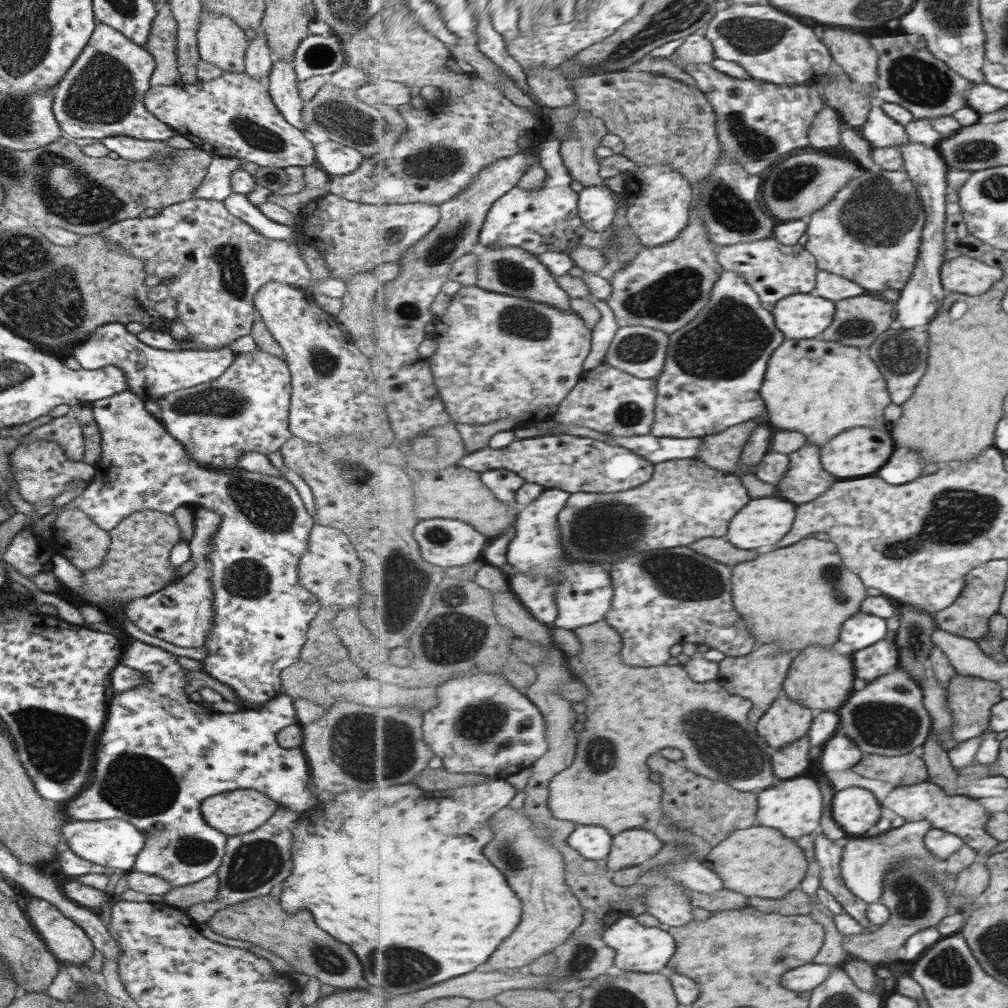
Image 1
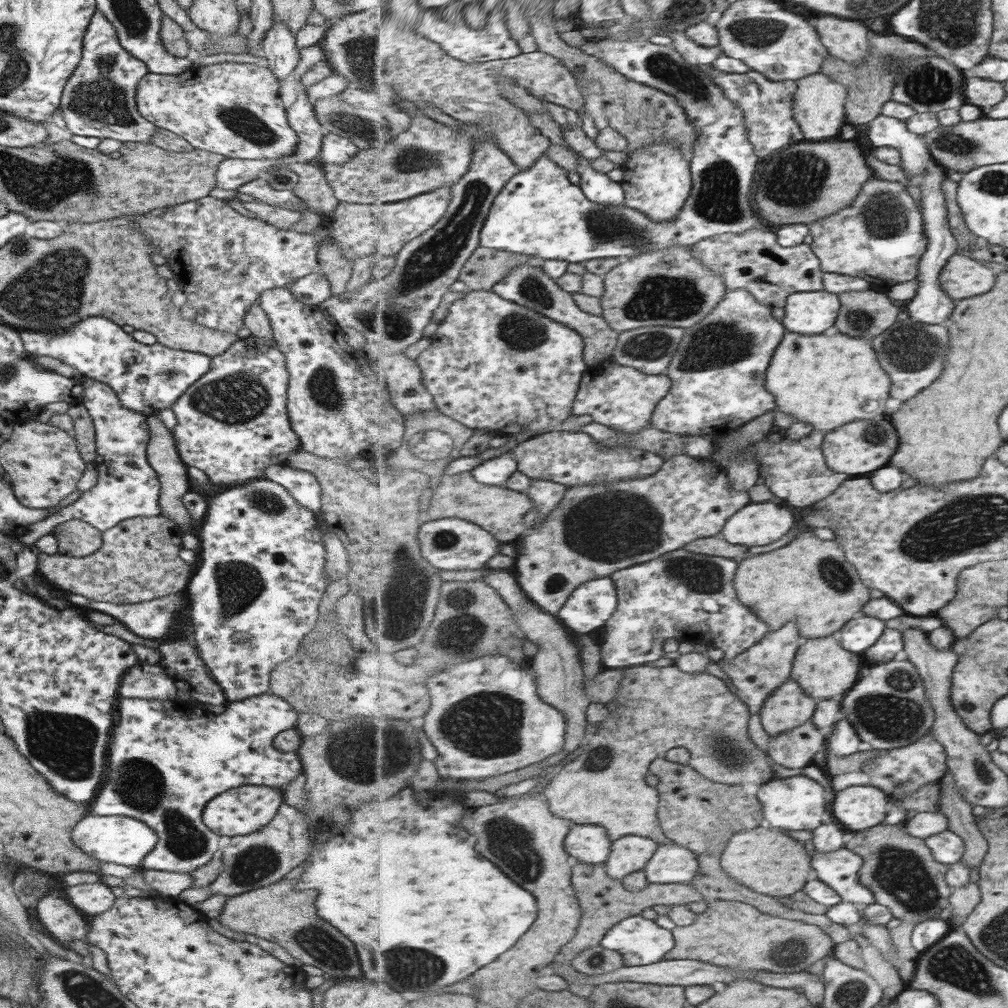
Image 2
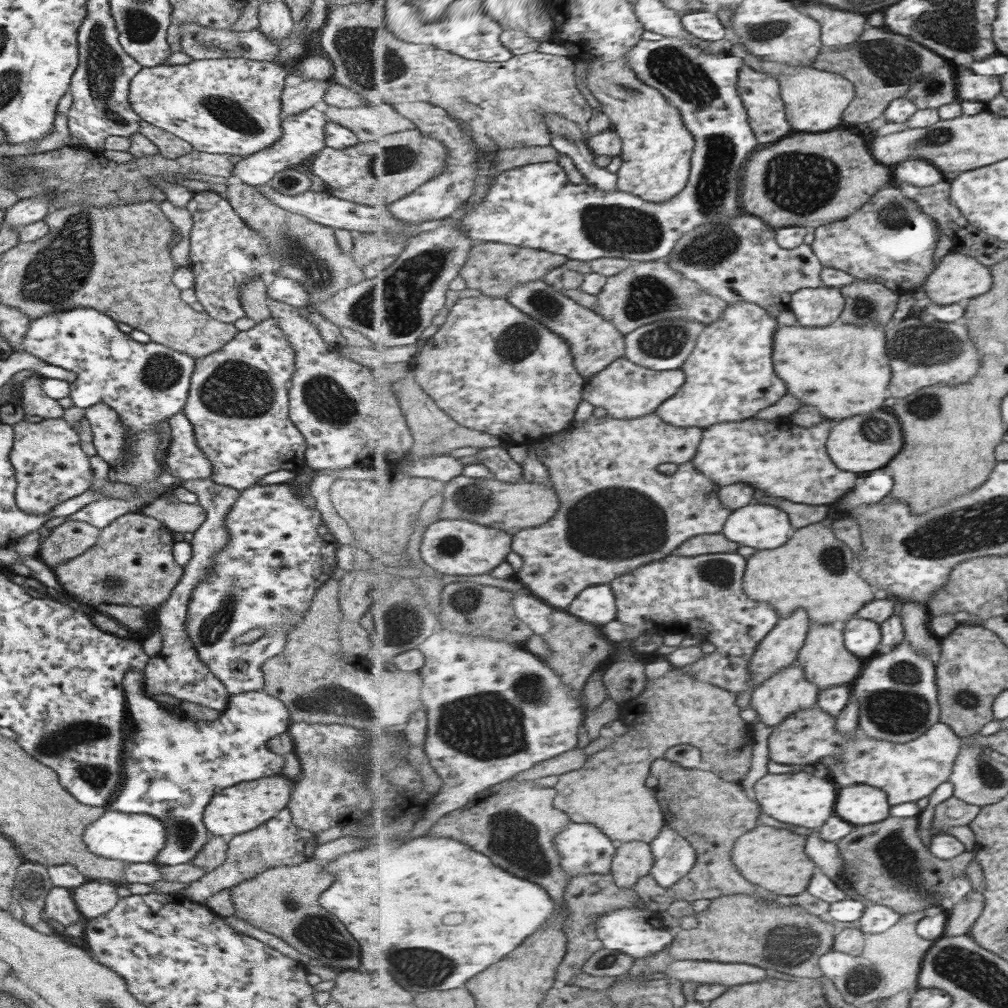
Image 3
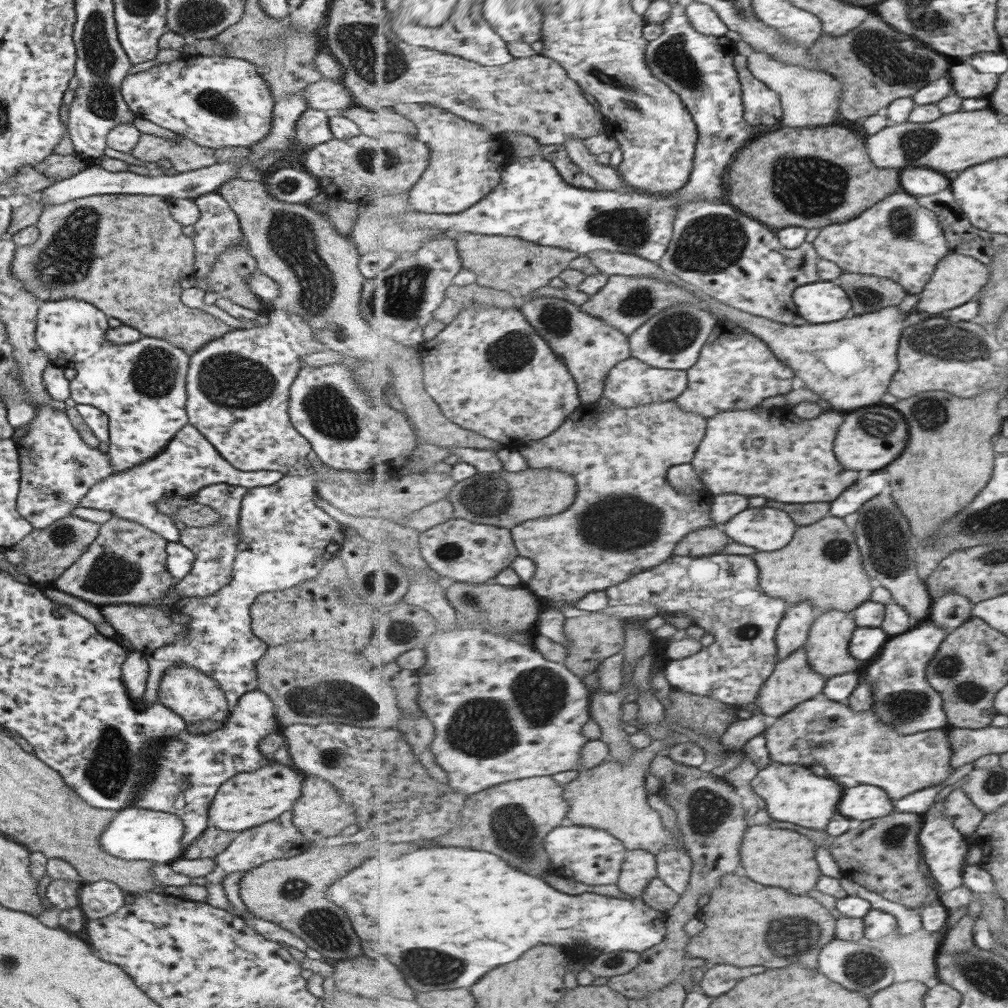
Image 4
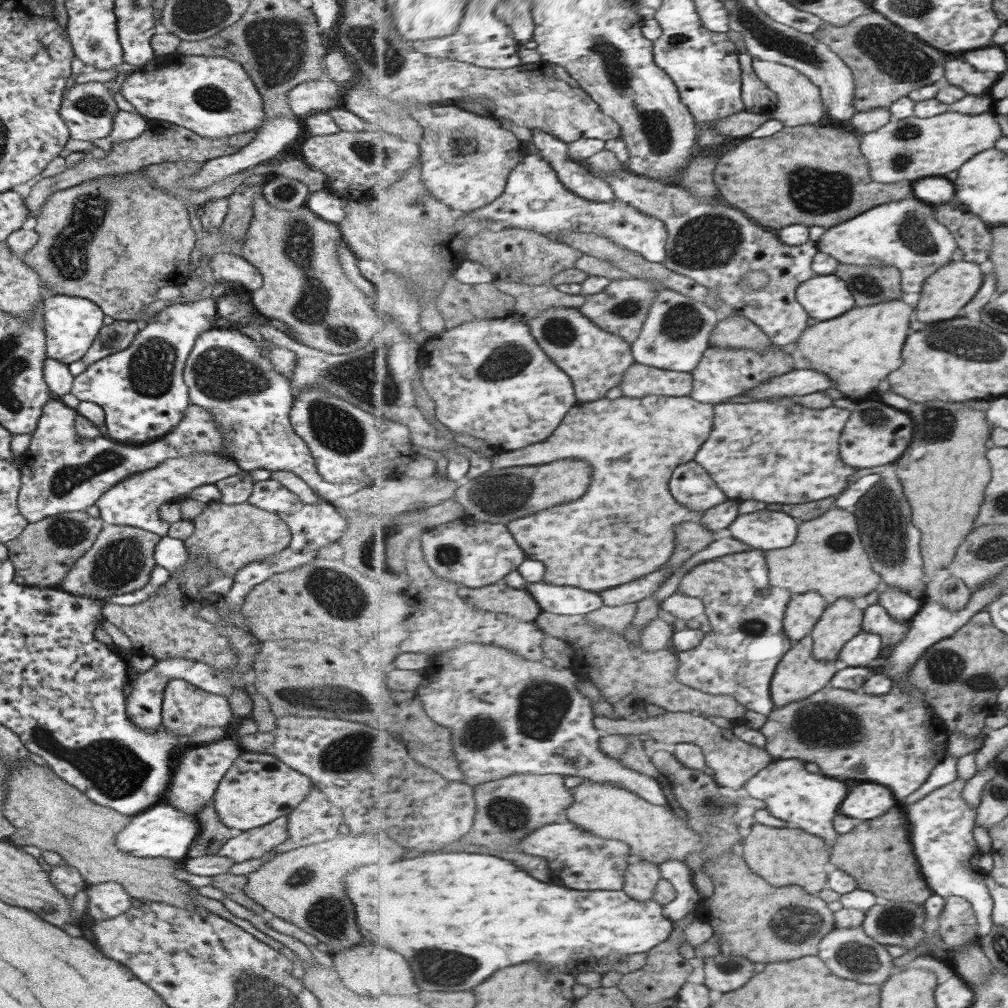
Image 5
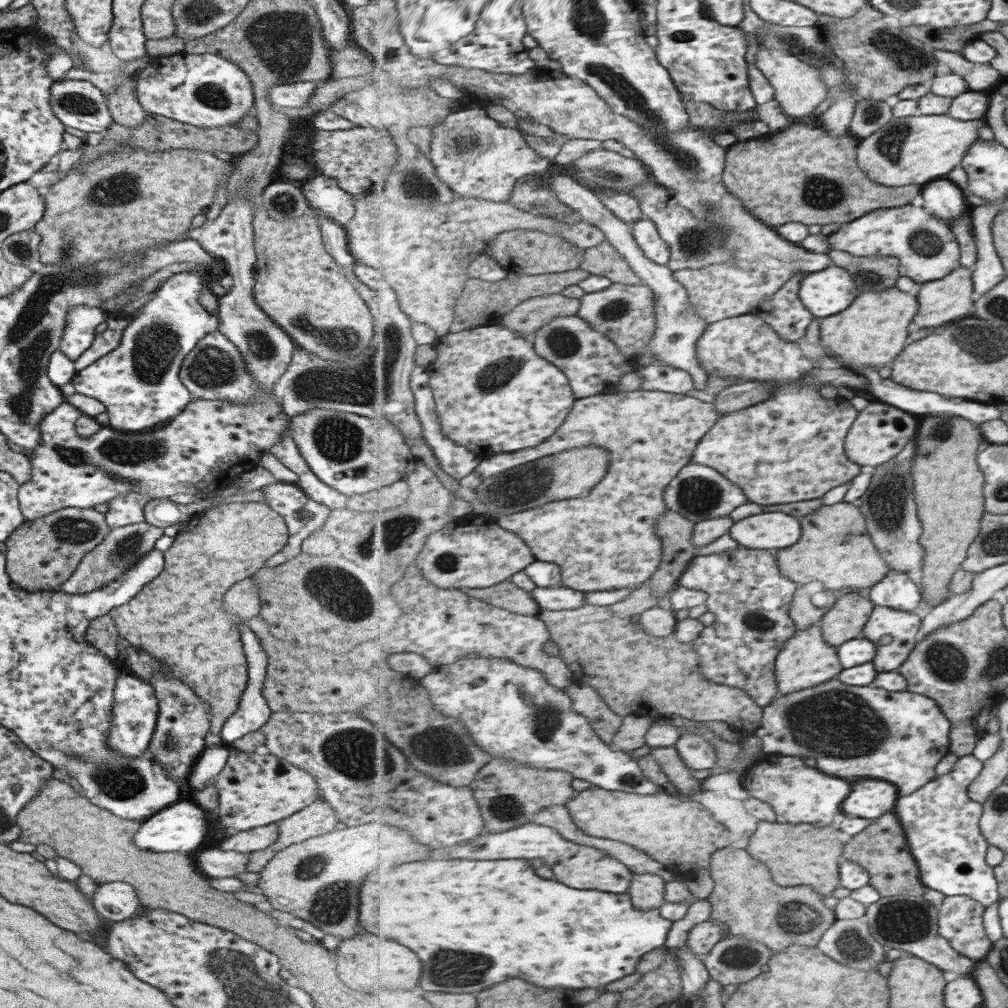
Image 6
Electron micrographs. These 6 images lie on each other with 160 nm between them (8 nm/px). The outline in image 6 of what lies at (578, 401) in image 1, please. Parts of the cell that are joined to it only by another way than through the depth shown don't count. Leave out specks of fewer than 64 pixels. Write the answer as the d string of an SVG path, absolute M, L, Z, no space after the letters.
M646 365L637 369L643 376L641 388L652 391L670 392L683 395L697 389L692 374L685 369L671 365Z

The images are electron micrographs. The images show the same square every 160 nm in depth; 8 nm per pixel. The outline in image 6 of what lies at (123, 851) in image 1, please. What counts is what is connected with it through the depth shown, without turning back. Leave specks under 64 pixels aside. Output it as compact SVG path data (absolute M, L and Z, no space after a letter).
M174 802L171 806L166 806L141 821L137 832L133 835L134 845L150 853L191 852L203 845L203 840L207 836L207 826L209 822L201 808L189 802L179 802L179 804Z

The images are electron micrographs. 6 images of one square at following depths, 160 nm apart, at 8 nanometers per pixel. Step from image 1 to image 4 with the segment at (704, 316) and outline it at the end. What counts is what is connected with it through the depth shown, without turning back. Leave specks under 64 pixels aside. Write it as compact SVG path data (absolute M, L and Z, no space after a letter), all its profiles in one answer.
M721 319L713 334L708 338L700 359L688 370L690 386L676 399L679 408L685 412L699 413L704 417L712 417L721 411L734 409L751 410L761 408L761 402L771 396L787 395L793 390L794 368L782 360L771 350L771 347L755 333L742 328L734 320Z

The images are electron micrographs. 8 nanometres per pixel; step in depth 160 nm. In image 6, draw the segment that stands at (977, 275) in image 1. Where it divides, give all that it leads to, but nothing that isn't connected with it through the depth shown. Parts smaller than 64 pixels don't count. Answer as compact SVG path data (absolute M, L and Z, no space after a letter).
M961 266L941 280L932 280L930 283L921 284L917 294L920 309L915 315L912 328L937 328L937 326L943 326L945 322L951 324L953 320L957 322L957 318L967 317L974 308L973 270L975 270L973 267Z

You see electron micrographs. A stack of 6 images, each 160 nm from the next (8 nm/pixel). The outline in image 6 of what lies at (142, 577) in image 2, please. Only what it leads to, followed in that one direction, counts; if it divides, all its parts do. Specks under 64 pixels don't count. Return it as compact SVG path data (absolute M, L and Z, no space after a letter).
M145 521L111 528L105 538L87 552L79 561L76 569L53 590L65 594L85 594L101 587L108 582L122 577L122 574L134 563L137 562L146 552L154 548L154 542L162 535L162 529L147 524Z

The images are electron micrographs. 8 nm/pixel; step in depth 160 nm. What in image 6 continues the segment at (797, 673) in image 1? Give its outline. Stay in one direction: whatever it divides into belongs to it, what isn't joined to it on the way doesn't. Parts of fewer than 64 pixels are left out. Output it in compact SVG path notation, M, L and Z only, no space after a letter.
M861 592L843 594L821 621L823 638L837 648L863 635L876 605Z

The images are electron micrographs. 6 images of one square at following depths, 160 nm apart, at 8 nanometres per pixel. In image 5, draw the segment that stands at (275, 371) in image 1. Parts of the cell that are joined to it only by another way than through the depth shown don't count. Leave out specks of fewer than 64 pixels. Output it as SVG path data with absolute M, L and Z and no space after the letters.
M231 328L207 329L194 340L184 362L182 379L188 388L190 404L201 406L212 414L216 427L222 432L224 452L240 470L251 471L259 468L269 471L287 470L299 476L322 500L333 502L335 498L341 496L339 486L335 486L335 483L327 484L327 481L318 475L309 449L293 432L288 412L294 399L291 397L288 375L272 369L271 363L262 354L260 344L256 340Z

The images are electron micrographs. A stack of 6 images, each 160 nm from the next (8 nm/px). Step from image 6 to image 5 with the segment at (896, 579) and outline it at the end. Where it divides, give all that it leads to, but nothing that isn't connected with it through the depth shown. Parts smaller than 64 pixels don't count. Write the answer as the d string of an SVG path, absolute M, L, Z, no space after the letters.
M889 587L880 592L878 604L883 605L894 620L911 622L921 611L925 602L898 587Z

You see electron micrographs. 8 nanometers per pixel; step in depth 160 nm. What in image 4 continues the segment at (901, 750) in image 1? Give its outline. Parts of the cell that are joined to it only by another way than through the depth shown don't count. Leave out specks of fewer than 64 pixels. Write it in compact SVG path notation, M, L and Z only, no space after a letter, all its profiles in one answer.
M931 618L909 632L887 642L875 662L869 664L862 681L874 688L874 706L882 721L894 724L900 733L915 734L951 726L944 709L942 694L927 681L927 668L952 630L937 626Z

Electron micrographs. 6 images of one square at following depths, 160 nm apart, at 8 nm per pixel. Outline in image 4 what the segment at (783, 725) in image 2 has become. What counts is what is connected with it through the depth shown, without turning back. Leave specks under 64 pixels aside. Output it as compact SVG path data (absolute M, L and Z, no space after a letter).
M803 647L800 650L792 652L787 658L784 658L777 664L775 673L767 679L766 684L760 690L760 695L758 696L758 700L756 700L757 707L766 715L779 718L791 712L798 704L814 699L817 695L821 695L824 692L828 680L823 674L819 674L819 672L815 672L811 668L807 651Z

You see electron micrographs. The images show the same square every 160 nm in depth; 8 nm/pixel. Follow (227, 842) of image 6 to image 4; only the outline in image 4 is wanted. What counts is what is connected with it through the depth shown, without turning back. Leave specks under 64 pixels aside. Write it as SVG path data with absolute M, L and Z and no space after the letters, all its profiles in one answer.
M291 810L283 812L283 816L278 816L267 824L238 832L237 836L219 854L214 856L214 863L216 864L214 869L203 877L207 880L204 885L208 894L205 903L227 911L230 906L221 885L221 880L225 876L229 876L229 873L235 871L245 873L267 861L286 859L309 846L309 843L304 842L304 836L293 826Z

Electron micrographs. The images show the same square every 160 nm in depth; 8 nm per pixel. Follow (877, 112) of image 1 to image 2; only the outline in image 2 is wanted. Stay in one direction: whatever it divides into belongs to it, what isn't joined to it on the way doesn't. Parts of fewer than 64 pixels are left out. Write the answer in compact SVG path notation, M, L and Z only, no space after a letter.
M881 114L869 124L868 136L874 148L883 145L897 148L902 155L900 167L918 178L935 162L923 136L910 132L901 120Z

